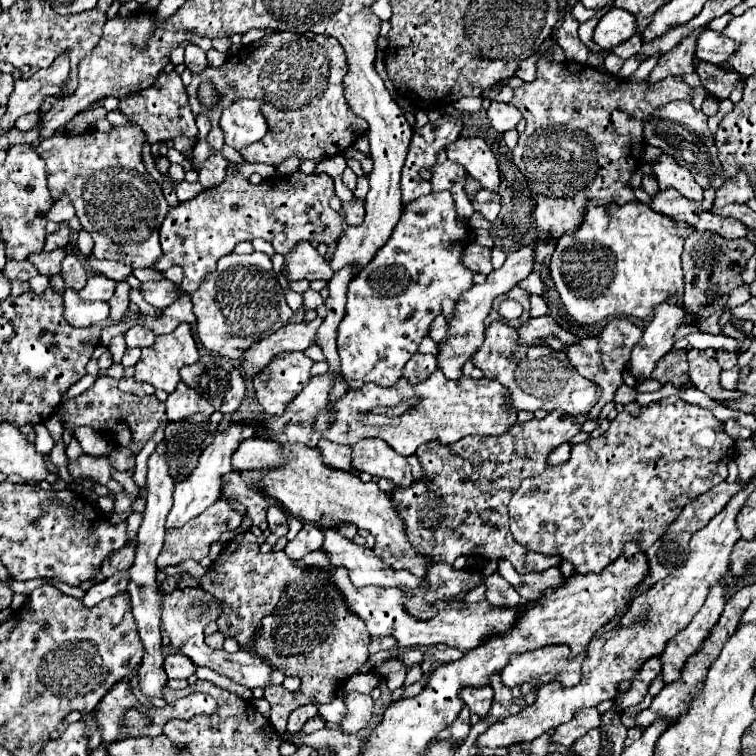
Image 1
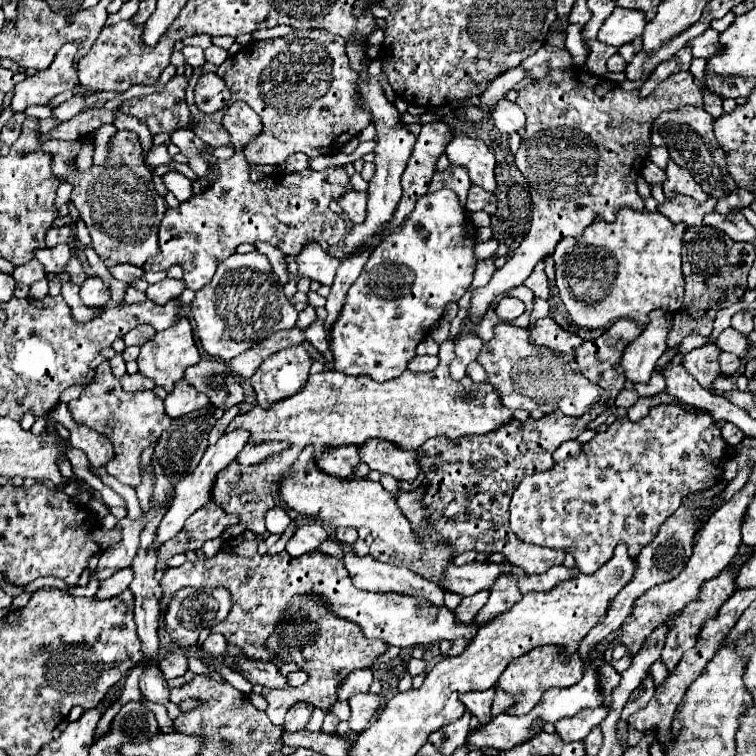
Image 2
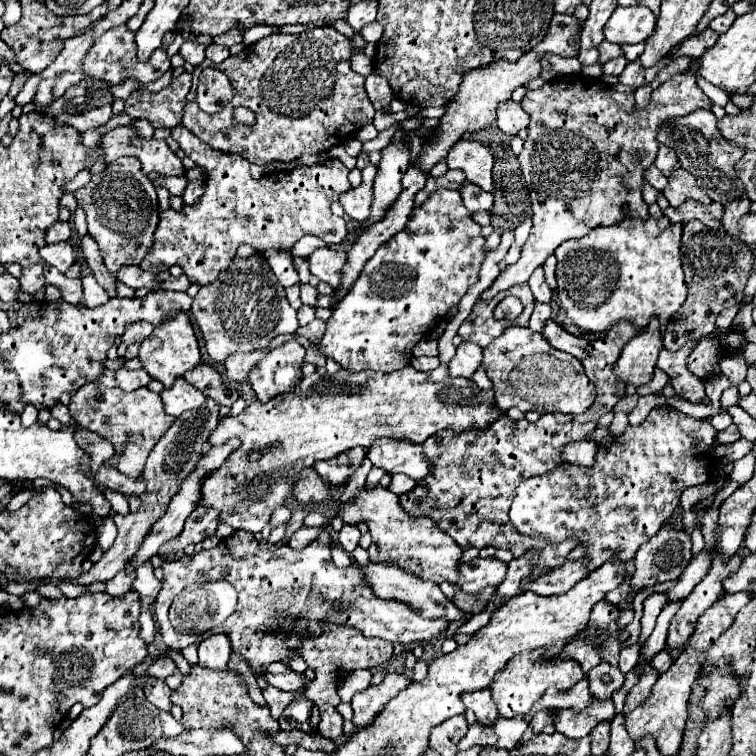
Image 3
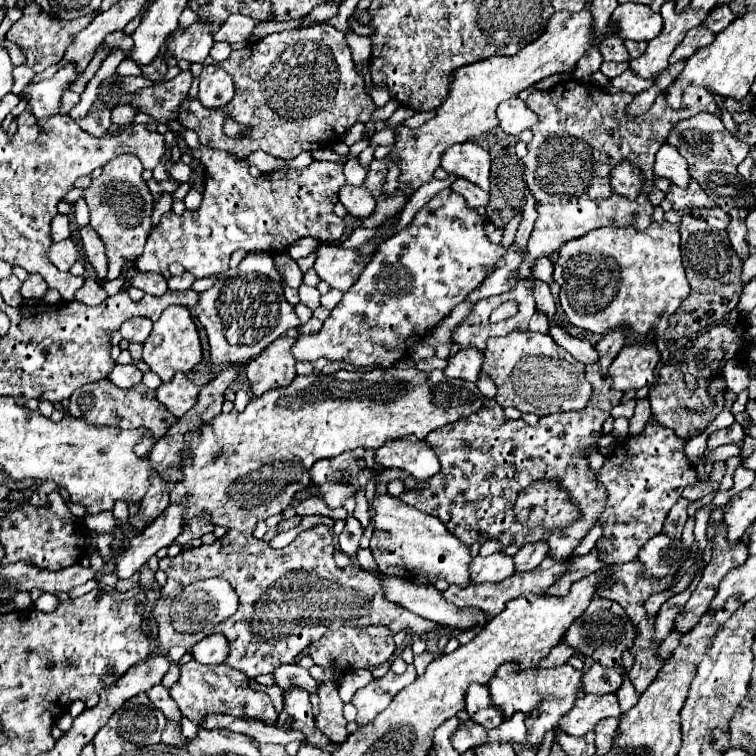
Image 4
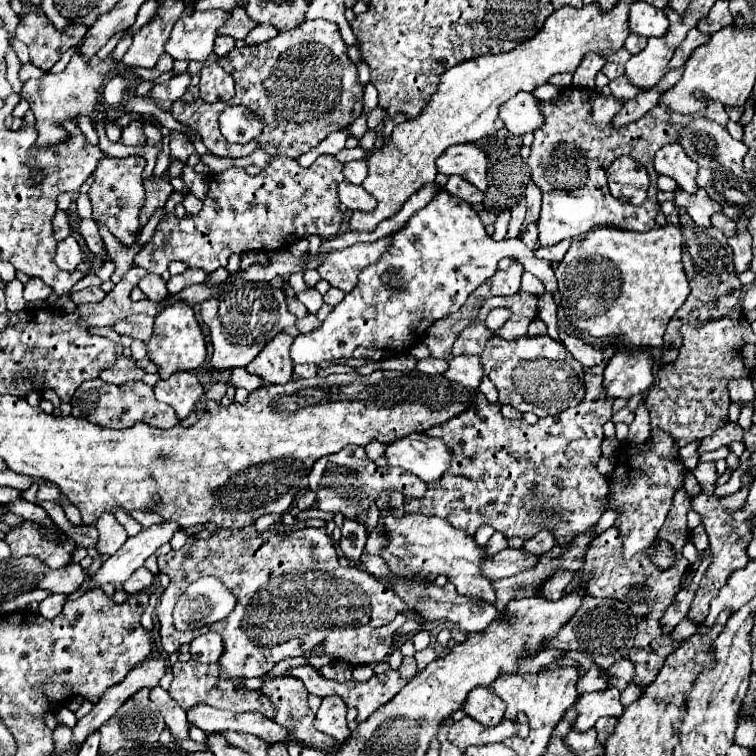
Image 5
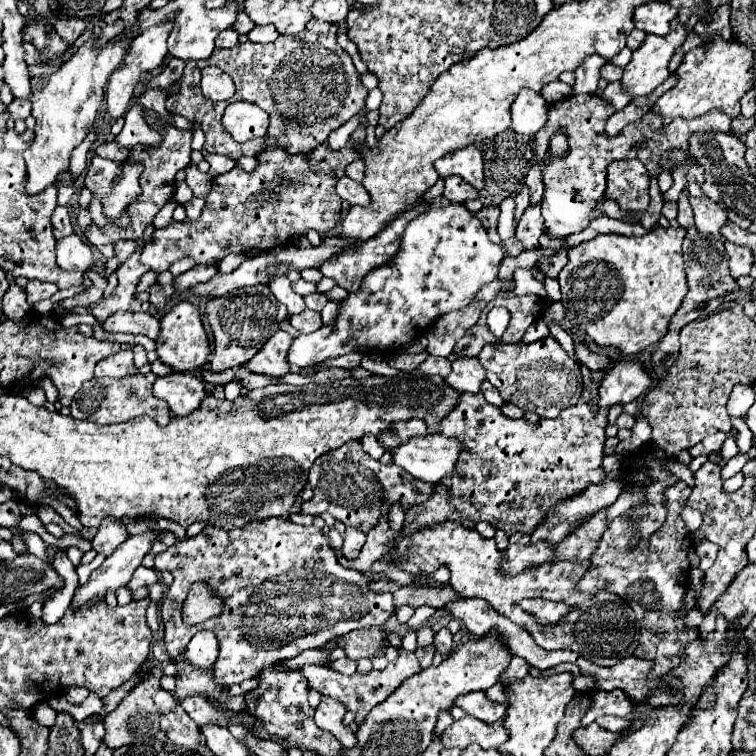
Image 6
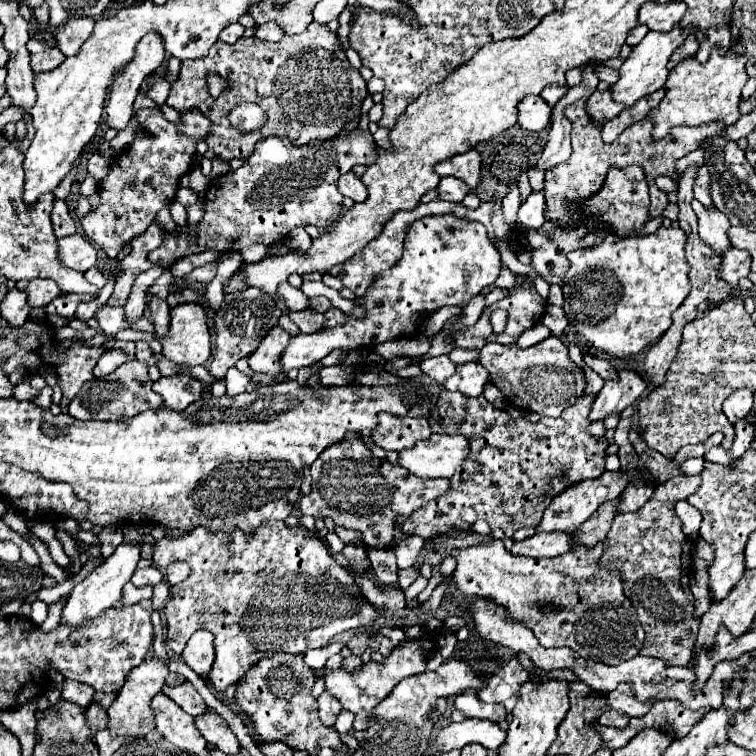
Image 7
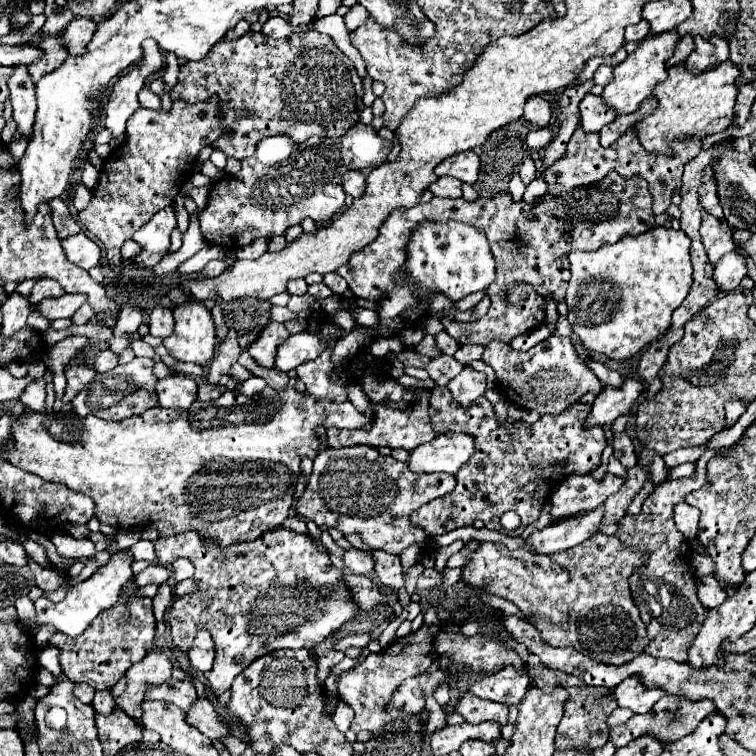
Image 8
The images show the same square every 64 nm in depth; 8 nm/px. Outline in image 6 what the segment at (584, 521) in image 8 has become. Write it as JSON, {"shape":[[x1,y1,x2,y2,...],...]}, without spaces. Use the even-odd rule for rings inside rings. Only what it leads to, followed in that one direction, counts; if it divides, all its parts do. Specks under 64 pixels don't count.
{"shape":[[508,544,504,550,500,570,504,574,520,574,526,568,534,568,538,564,550,562,554,556,554,548,548,548,548,544]]}

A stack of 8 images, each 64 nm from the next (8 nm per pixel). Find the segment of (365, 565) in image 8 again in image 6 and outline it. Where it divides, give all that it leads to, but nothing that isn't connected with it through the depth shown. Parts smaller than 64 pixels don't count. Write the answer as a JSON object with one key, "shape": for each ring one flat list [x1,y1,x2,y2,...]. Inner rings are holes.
{"shape":[[346,528,344,532,344,544,342,544,342,554,348,558,348,560,356,560,362,546,366,542,366,534,362,530,356,530,356,528]]}

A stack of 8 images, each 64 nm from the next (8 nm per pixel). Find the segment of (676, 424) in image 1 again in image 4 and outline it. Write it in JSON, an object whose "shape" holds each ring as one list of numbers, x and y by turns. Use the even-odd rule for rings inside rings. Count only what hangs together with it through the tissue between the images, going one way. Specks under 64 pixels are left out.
{"shape":[[652,416,642,434,628,436,620,442,606,458,602,470,596,472,596,480,606,488,606,506,598,516,604,534,596,542,604,564,624,564,634,560,636,552,652,536,662,532,662,524,682,490,698,480,696,468,686,460,684,446,684,438,676,436,674,430,662,426],[536,480,520,490,514,512,524,528,544,526,546,530,562,530,582,514,578,504,570,502,570,492,548,480]]}

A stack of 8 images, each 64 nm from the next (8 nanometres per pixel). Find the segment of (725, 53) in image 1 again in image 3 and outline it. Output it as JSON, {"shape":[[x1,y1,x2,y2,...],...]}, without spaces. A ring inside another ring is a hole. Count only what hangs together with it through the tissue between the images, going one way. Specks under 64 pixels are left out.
{"shape":[[706,28,702,34,692,36,692,38,686,38,686,40,678,46,678,50,676,50,674,56,684,54,684,56,690,56,690,58,700,58,708,48,712,48,712,46,716,44,716,40,718,40,718,32]]}

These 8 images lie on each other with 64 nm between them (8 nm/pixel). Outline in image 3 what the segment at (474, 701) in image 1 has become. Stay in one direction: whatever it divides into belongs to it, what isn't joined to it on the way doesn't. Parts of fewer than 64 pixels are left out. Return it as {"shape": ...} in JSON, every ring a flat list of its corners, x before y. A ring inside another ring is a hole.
{"shape":[[490,688,486,690,478,690,478,692,466,692,462,696,462,702,466,704,468,710,472,710,476,714,476,720,484,726,490,726,496,722,498,712,496,712,496,704,492,700,492,692]]}

